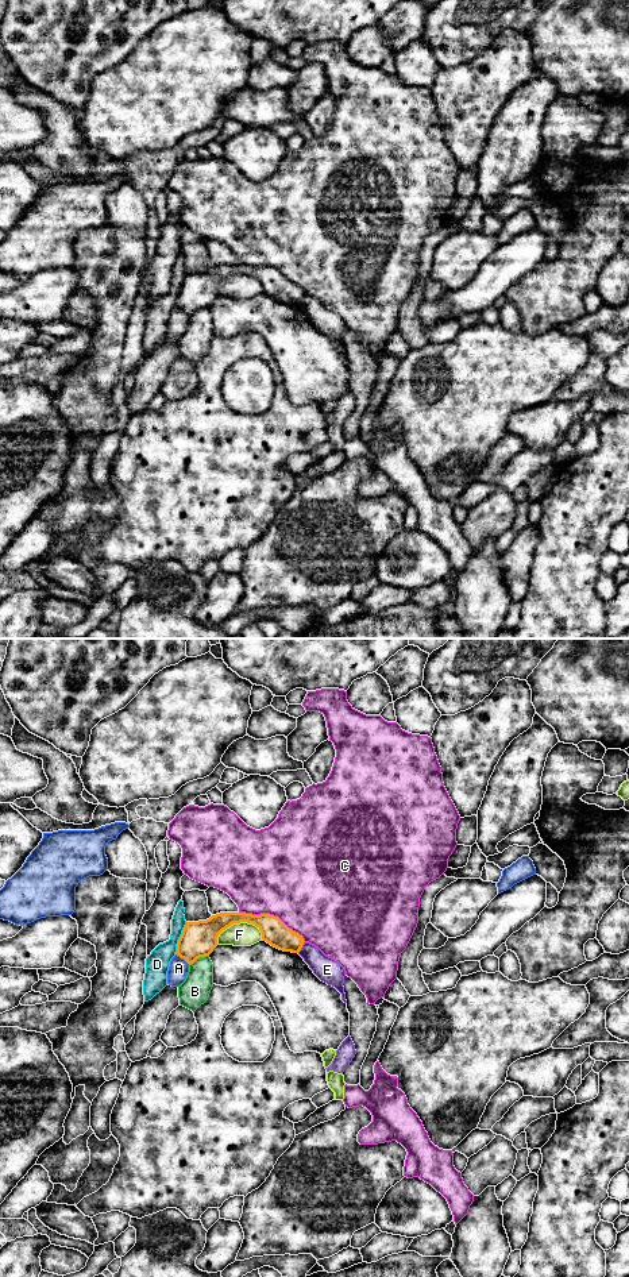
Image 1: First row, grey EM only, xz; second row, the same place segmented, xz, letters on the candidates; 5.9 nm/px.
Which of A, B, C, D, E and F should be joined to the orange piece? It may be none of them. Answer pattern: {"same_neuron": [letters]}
{"same_neuron": []}

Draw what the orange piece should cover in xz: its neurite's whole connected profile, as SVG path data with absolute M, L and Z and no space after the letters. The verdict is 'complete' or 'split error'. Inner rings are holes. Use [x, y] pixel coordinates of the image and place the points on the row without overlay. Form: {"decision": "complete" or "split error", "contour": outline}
{"decision": "complete", "contour": "M220 265L207 273L186 274L175 306L189 317L193 316L197 310L213 304L217 298L217 289L223 282L240 274L255 277L261 282L263 293L283 304L298 305L305 294L302 288L289 281L278 269Z"}

